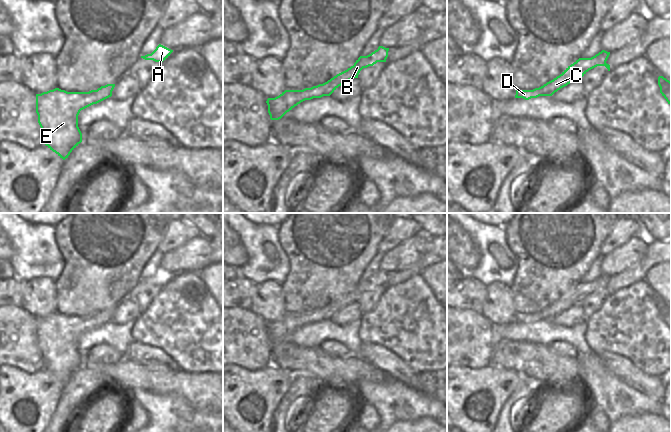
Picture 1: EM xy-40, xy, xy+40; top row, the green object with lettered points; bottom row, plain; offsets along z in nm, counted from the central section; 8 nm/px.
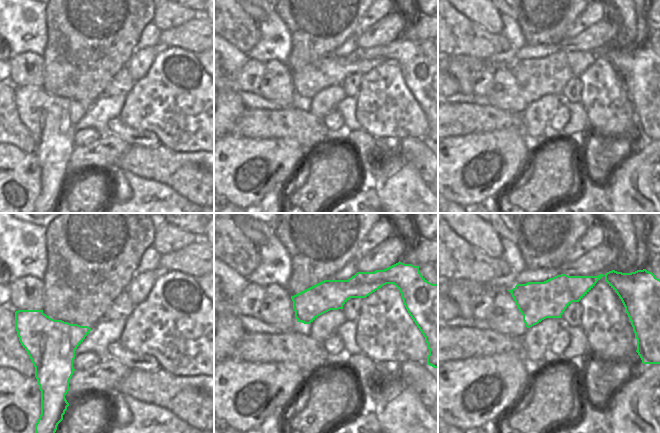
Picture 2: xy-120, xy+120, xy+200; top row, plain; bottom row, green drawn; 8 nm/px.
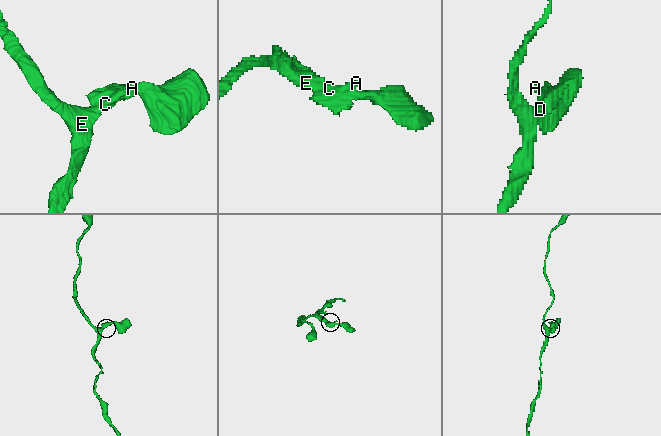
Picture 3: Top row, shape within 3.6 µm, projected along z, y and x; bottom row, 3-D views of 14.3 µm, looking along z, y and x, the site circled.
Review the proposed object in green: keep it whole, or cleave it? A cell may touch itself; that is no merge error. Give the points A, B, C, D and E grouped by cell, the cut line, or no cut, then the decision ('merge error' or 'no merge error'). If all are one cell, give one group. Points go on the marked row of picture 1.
A B C D E; no cut; no merge error

